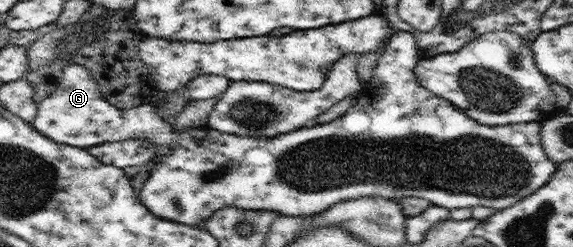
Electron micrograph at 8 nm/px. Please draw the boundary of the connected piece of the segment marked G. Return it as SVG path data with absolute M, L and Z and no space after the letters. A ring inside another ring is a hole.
M394 33L384 42L380 54L371 79L358 93L355 106L329 123L306 125L299 131L271 139L223 133L208 125L176 132L174 125L159 117L148 102L126 110L107 103L91 73L79 65L63 69L59 85L36 105L31 125L57 143L84 150L124 139L146 139L154 143L154 159L138 199L161 219L203 229L207 220L224 207L239 209L245 215L251 211L276 211L284 216L308 218L344 199L370 195L387 199L422 197L431 205L448 210L477 205L503 210L541 189L553 177L556 163L547 157L542 146L541 121L488 126L471 119L471 114L456 109L446 99L433 95L415 77L414 69L421 56L412 33Z

